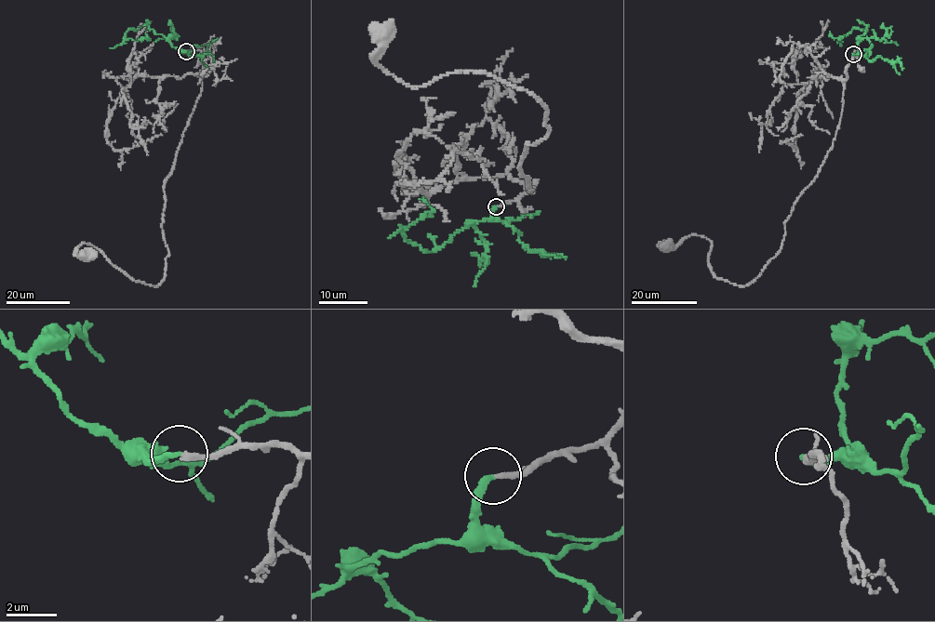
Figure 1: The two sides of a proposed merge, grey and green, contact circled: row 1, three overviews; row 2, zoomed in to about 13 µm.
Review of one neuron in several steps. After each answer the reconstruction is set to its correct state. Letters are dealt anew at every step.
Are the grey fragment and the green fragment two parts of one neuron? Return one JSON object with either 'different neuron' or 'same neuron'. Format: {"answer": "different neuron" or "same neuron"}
{"answer": "same neuron"}

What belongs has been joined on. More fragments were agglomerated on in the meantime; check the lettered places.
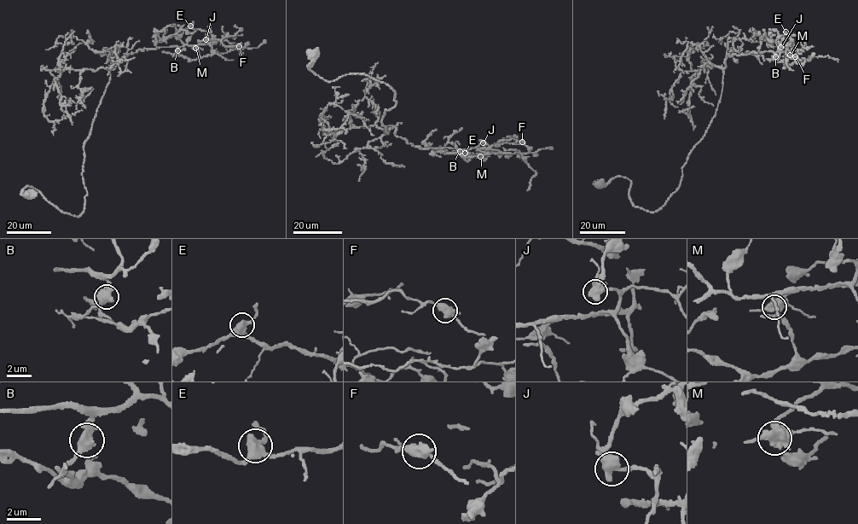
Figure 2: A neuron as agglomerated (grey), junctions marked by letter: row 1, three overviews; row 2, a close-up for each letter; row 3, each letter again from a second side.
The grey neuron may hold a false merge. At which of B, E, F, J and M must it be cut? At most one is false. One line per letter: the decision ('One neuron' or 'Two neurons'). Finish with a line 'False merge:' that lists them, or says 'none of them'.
B: Two neurons
E: One neuron
F: One neuron
J: One neuron
M: One neuron
False merge: B

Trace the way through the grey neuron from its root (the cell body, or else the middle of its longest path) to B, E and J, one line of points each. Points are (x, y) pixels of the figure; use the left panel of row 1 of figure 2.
B: (29, 195), (22, 190), (31, 186), (80, 216), (83, 146), (110, 71), (137, 49), (177, 50)
E: (29, 195), (31, 186), (80, 216), (83, 146), (110, 71), (124, 54), (182, 46), (172, 35), (190, 26)
J: (29, 195), (22, 190), (31, 186), (80, 216), (83, 146), (110, 71), (137, 49), (205, 39)

